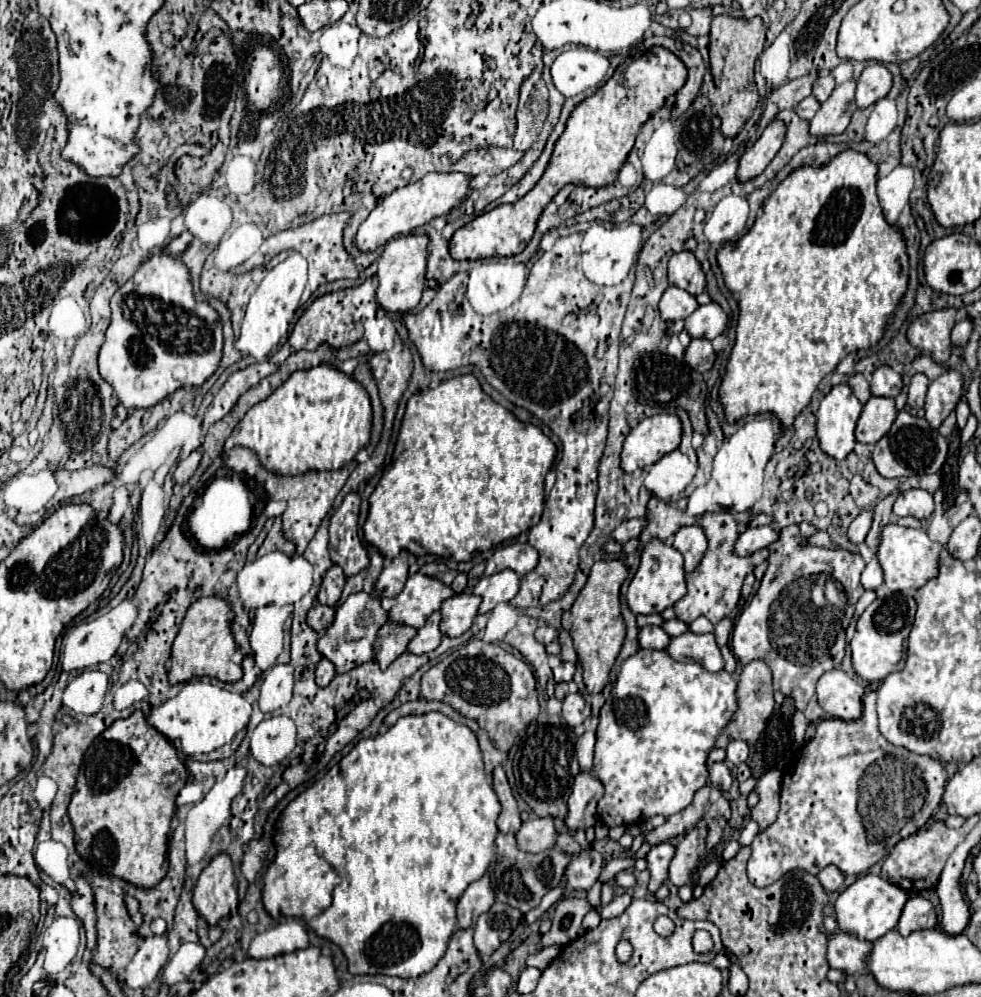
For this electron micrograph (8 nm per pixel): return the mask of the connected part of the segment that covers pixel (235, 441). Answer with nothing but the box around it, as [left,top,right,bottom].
[224,365,372,475]

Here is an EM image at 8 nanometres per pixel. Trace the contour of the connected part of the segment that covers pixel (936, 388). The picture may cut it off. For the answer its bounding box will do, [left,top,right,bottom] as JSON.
[926,371,962,429]

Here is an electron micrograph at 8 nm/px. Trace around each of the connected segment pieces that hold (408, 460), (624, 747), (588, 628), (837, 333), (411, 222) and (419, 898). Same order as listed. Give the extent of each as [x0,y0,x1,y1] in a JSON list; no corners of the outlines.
[[364,373,556,561],[592,649,738,827],[562,559,628,693],[718,149,910,427],[356,173,472,251],[262,713,502,977]]

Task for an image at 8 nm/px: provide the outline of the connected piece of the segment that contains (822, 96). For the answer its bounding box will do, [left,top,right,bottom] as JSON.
[814,73,836,103]

